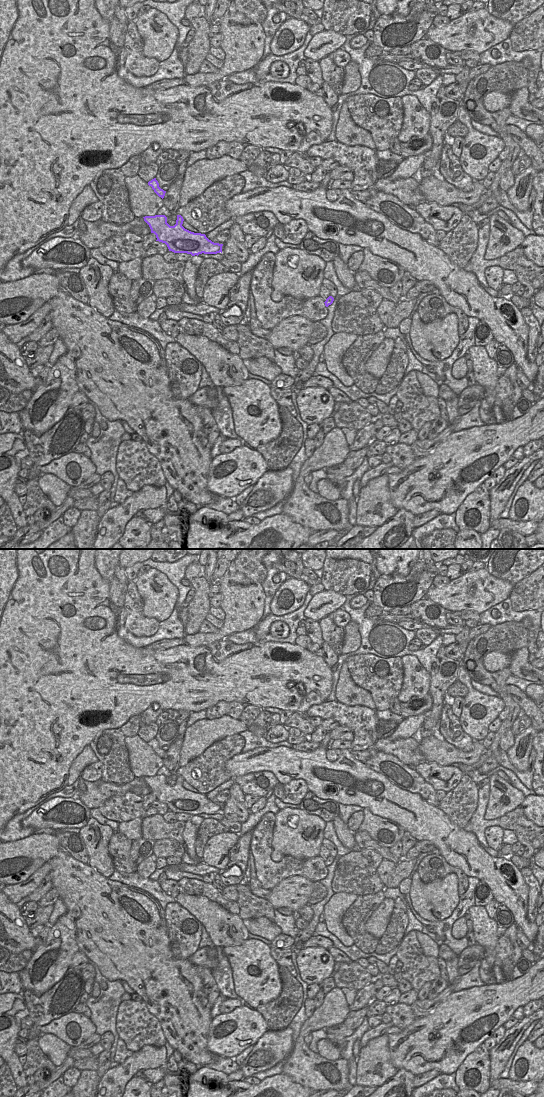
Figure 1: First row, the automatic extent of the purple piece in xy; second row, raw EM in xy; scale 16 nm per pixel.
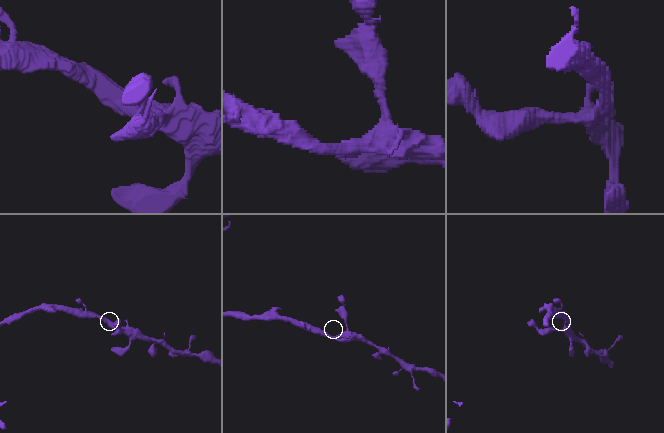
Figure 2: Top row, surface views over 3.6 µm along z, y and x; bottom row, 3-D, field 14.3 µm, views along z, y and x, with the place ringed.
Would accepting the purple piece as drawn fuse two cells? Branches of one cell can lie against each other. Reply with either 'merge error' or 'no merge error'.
no merge error

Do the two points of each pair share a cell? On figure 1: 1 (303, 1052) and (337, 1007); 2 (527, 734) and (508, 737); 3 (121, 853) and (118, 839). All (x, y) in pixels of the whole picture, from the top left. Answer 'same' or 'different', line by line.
1: same
2: different
3: same

